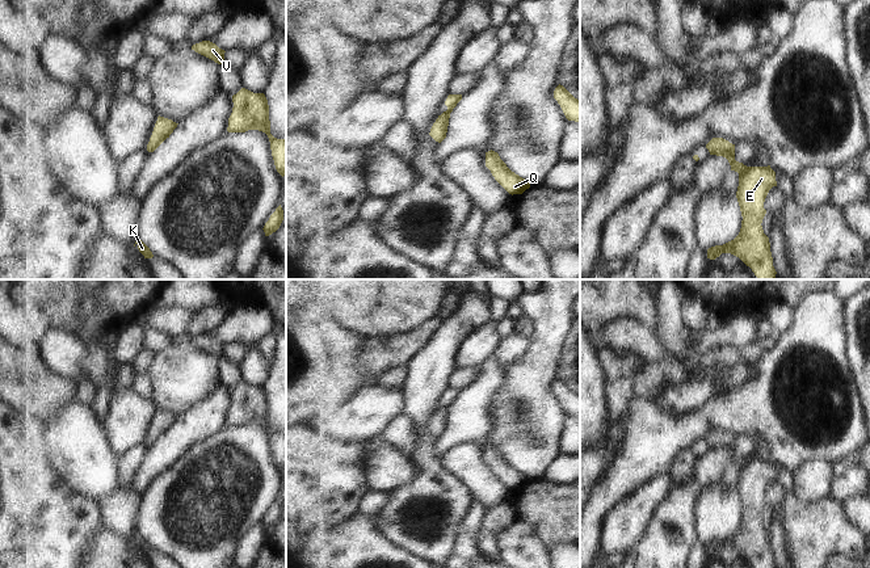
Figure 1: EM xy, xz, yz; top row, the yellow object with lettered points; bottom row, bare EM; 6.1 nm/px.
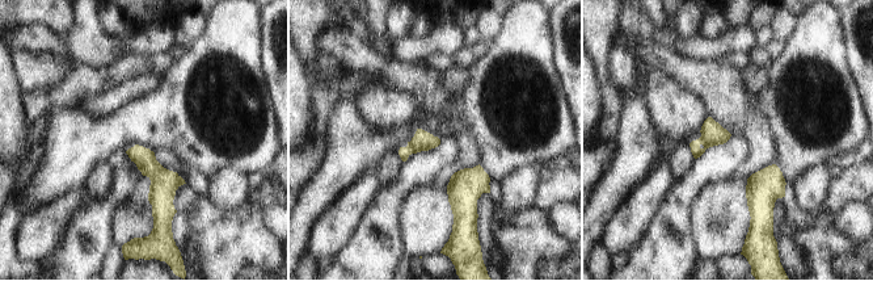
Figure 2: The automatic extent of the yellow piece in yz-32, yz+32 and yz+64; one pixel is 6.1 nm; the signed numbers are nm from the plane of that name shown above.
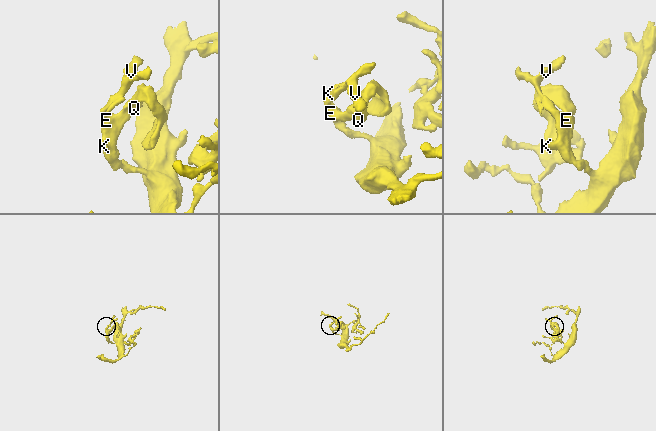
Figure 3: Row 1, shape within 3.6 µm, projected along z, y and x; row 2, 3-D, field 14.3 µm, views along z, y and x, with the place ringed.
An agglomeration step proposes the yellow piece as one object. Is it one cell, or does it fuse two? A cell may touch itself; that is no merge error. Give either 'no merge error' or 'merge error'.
no merge error

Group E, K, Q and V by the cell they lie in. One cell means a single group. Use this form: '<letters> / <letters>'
E K Q V

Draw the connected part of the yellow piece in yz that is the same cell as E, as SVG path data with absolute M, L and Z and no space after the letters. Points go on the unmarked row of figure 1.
M713 432L707 438L710 449L728 454L731 464L739 467L736 492L741 505L739 529L723 538L707 543L707 552L715 554L722 547L739 551L755 568L777 568L773 560L769 531L764 527L762 513L765 492L777 480L776 466L768 460L747 460L735 454L735 438L723 432Z

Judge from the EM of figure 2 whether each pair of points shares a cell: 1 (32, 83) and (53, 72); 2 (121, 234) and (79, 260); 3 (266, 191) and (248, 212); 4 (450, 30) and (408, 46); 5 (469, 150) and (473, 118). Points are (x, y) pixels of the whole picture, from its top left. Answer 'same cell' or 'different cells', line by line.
1: same cell
2: different cells
3: different cells
4: same cell
5: different cells

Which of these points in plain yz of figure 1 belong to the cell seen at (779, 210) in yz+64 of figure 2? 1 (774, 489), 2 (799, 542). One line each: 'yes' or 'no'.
1: yes
2: no

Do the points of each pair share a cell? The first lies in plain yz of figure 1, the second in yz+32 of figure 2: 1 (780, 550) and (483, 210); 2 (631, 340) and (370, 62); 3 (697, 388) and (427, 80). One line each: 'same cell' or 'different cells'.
1: same cell
2: same cell
3: different cells

